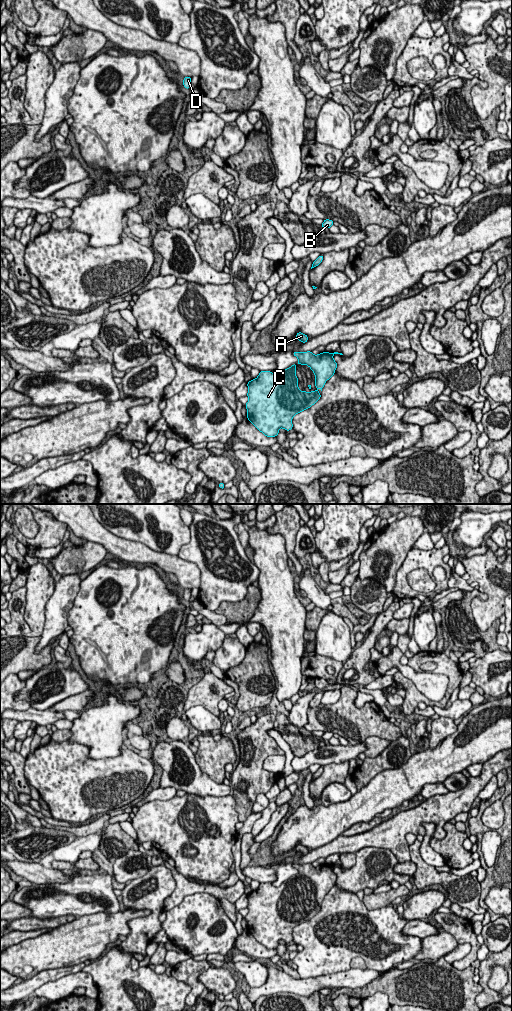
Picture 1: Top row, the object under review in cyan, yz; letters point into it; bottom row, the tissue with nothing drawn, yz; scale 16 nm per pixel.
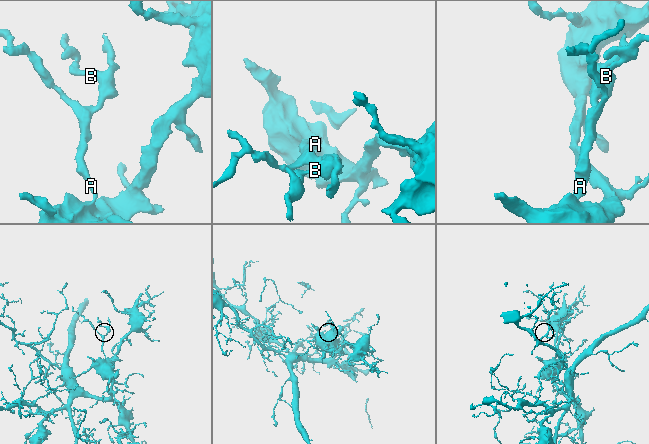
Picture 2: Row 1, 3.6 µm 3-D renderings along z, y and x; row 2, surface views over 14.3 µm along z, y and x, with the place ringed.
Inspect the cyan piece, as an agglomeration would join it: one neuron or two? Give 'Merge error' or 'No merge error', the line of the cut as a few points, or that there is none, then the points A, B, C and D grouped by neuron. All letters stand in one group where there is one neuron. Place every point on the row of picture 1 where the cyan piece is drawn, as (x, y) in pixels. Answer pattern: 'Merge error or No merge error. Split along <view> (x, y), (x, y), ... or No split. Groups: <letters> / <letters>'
No merge error. No split. Groups: A B C D

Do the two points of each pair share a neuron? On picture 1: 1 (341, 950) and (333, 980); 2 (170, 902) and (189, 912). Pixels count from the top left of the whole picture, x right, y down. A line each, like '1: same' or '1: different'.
1: different
2: different

